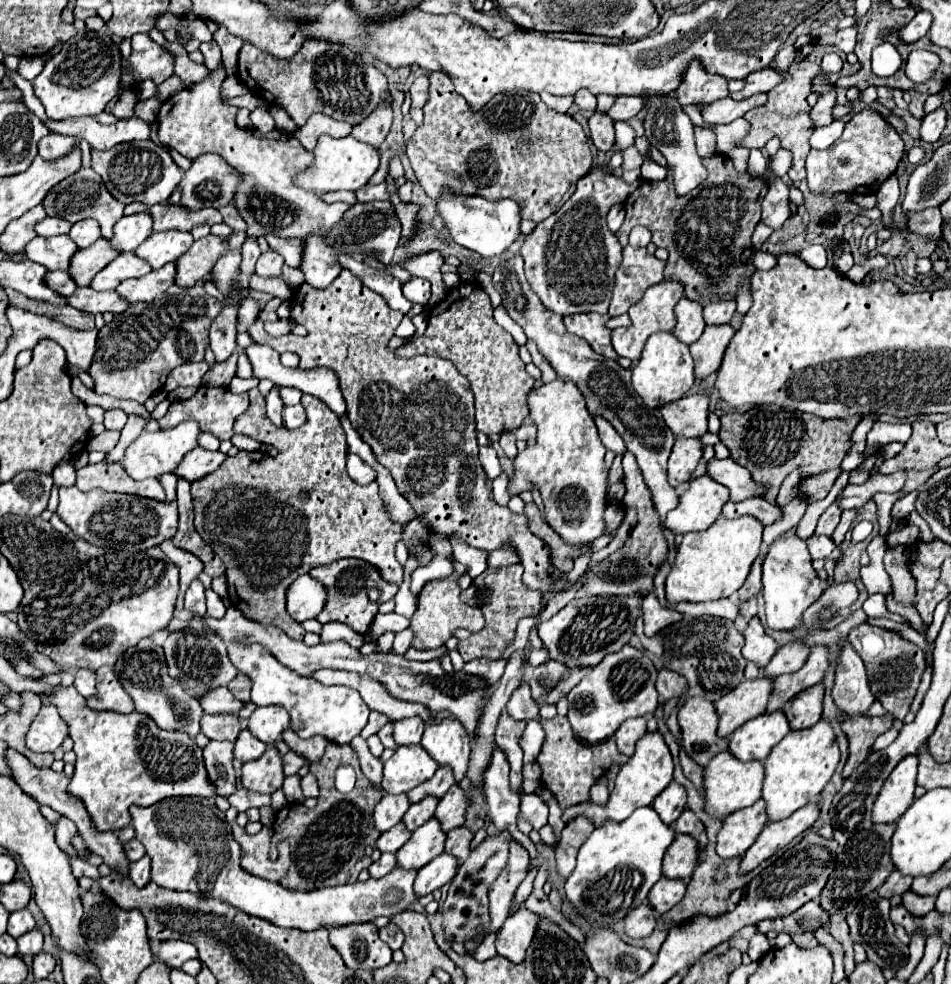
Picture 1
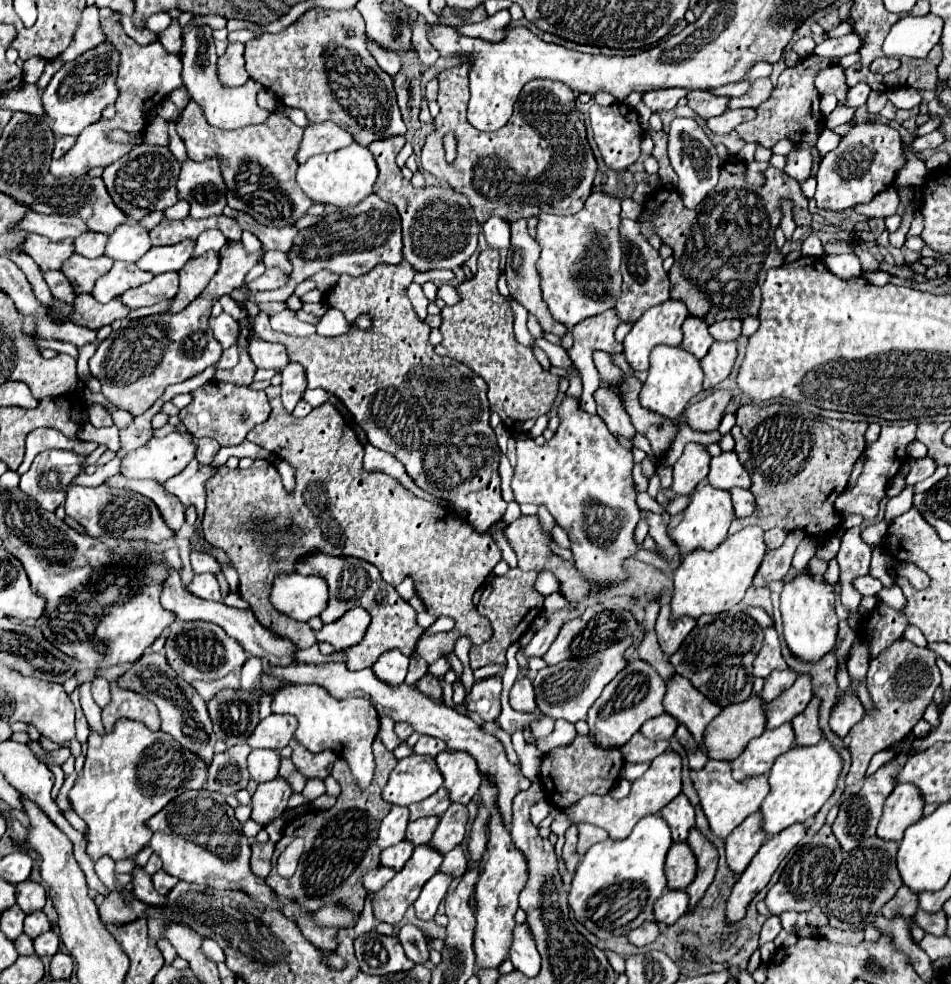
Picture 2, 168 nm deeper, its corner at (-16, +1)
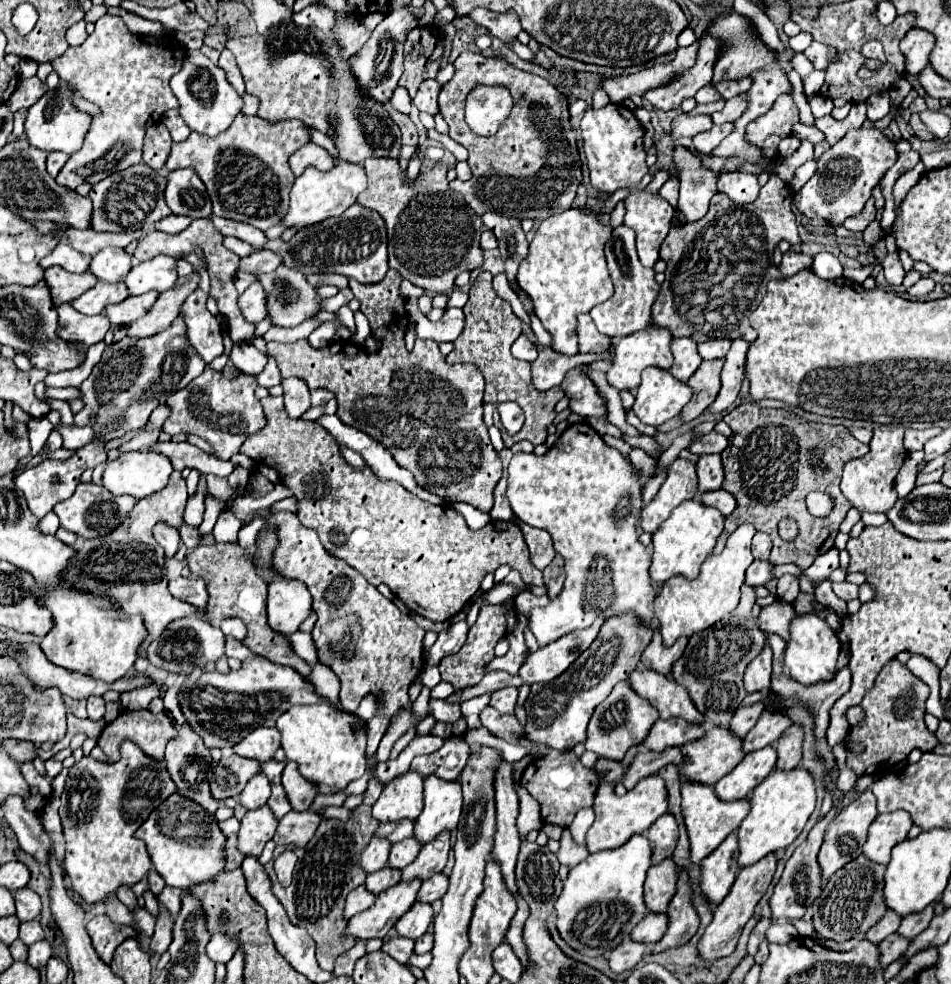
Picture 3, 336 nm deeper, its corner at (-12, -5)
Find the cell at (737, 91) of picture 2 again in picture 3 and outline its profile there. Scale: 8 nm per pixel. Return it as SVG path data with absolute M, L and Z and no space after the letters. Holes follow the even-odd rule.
M704 86L704 88L700 88L698 92L696 92L696 102L698 104L708 104L708 102L716 102L716 100L722 100L722 96L720 96L720 92L714 88L714 86Z

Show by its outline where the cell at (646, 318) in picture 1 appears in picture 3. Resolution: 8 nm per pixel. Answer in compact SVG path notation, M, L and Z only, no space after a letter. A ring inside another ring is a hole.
M648 326L644 330L638 330L630 336L624 336L616 340L616 358L612 368L608 370L606 378L616 390L632 390L640 384L640 374L648 366L658 366L658 368L670 368L672 366L672 350L670 350L672 334L668 328L658 328L658 326Z

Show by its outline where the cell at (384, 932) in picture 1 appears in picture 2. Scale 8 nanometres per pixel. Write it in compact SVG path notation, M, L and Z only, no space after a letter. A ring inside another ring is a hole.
M406 924L400 934L398 940L406 952L406 956L414 962L414 964L424 964L428 960L428 944L426 938L422 936L422 932L416 926Z

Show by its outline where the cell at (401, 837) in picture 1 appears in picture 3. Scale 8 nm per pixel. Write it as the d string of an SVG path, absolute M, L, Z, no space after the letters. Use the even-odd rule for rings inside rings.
M386 866L386 868L380 868L380 870L372 872L372 874L368 874L368 878L366 878L366 888L368 888L370 892L378 894L378 892L384 892L384 890L388 890L390 886L398 884L400 878L402 878L402 872L400 872L400 870L392 870L390 866Z

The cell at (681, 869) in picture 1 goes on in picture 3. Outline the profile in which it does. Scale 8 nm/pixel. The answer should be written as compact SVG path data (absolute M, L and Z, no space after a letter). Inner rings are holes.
M666 858L648 870L644 884L644 900L650 912L666 912L672 896L676 894L676 882L678 868L672 858Z

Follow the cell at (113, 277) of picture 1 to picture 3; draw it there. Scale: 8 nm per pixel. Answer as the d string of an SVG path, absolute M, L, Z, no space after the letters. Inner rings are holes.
M98 282L94 288L84 292L80 298L72 300L72 306L76 306L78 312L84 312L88 316L102 314L108 304L118 304L128 298L128 288L124 282Z

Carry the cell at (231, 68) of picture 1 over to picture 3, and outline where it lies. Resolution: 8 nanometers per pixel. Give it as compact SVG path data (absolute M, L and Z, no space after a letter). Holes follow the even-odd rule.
M398 86L392 94L392 106L398 110L398 112L406 112L410 114L410 96L408 96L408 90L404 90L402 86Z

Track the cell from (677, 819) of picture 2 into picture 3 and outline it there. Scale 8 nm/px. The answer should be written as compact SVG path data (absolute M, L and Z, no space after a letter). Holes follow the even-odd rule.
M662 814L650 828L648 828L648 840L652 844L652 862L658 864L664 858L672 856L676 844L678 844L678 822L672 814Z

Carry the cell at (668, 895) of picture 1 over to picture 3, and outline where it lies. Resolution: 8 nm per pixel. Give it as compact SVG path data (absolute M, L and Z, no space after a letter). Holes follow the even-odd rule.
M648 912L648 916L632 930L632 940L638 940L638 942L644 942L648 946L654 946L662 936L664 932L668 930L668 914L656 914L656 912Z

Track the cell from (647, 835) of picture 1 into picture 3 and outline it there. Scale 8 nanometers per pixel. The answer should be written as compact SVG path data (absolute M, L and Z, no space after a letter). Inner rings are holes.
M634 834L620 848L590 854L578 866L570 868L564 890L554 906L562 938L586 956L600 956L616 948L646 914L644 880L650 866L650 840L644 834Z

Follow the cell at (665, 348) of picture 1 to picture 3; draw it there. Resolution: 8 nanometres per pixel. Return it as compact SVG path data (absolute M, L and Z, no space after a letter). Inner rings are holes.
M652 366L642 372L632 410L642 424L660 426L678 416L690 398L692 388L686 382L674 378L670 370Z

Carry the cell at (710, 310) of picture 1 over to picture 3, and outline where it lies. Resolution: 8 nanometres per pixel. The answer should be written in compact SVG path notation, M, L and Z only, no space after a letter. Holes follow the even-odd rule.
M716 338L698 344L698 352L704 360L714 360L714 358L724 358L730 350L730 340L728 338Z

